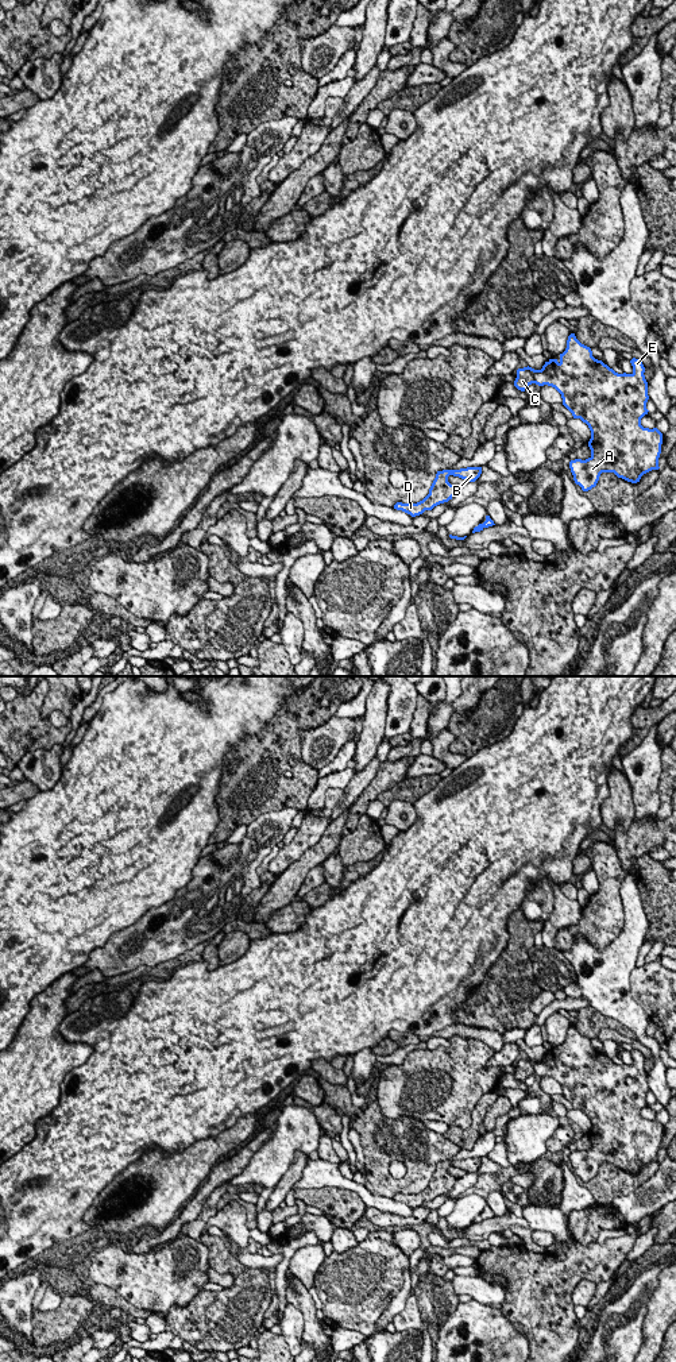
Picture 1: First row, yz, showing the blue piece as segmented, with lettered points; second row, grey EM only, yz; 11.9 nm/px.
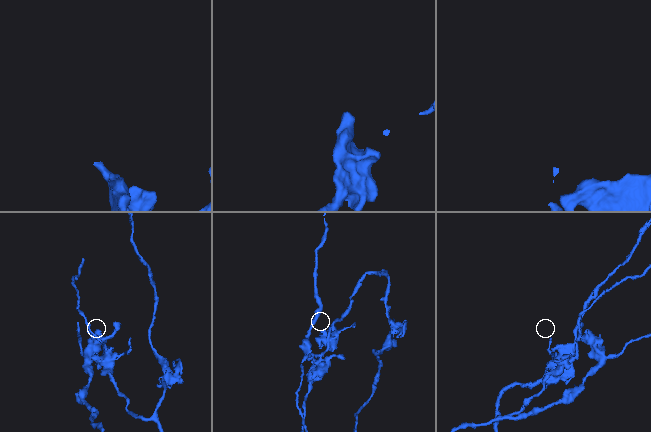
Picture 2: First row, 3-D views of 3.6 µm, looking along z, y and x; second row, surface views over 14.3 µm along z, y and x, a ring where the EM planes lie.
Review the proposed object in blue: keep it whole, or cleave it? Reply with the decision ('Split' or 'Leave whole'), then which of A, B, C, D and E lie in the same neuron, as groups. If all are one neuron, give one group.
Split. Groups: A E / B C D

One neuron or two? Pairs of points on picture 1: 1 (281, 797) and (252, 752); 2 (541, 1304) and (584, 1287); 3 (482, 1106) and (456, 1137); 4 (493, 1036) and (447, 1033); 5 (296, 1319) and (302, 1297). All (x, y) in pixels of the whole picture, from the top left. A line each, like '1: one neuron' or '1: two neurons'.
1: one neuron
2: two neurons
3: one neuron
4: one neuron
5: two neurons

